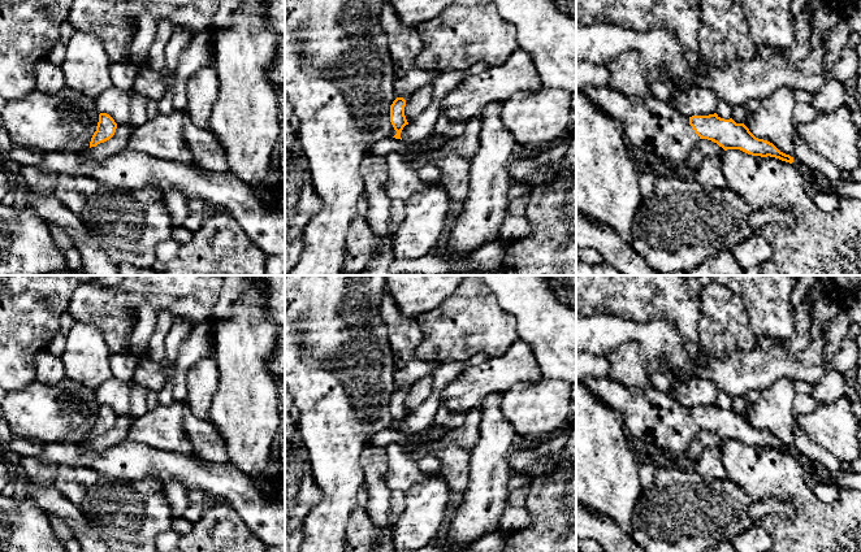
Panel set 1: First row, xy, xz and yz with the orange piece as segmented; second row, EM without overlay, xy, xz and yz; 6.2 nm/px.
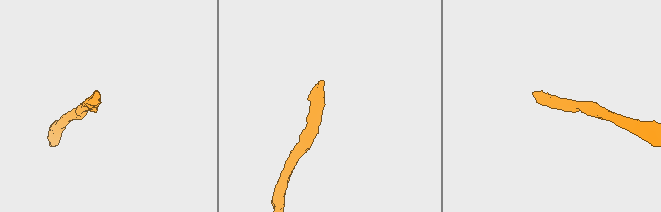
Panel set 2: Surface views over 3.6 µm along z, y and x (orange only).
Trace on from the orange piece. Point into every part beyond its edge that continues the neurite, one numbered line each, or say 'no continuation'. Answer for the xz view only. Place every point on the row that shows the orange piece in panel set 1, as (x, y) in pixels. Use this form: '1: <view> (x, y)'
1: xz (403, 43)

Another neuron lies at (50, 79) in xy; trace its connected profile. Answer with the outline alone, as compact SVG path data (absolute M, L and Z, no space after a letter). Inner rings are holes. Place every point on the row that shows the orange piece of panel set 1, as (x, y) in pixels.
M44 58L36 64L35 69L36 90L44 94L56 94L66 87L65 77L60 65Z

